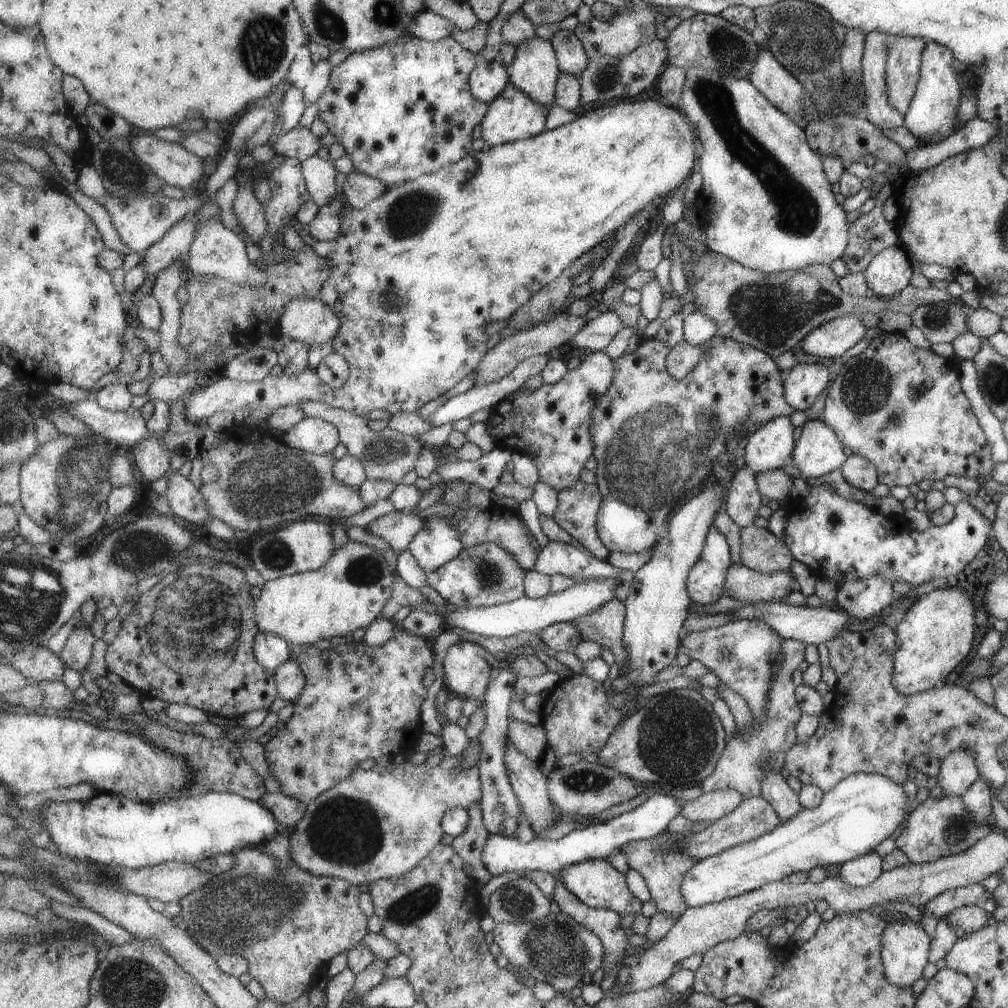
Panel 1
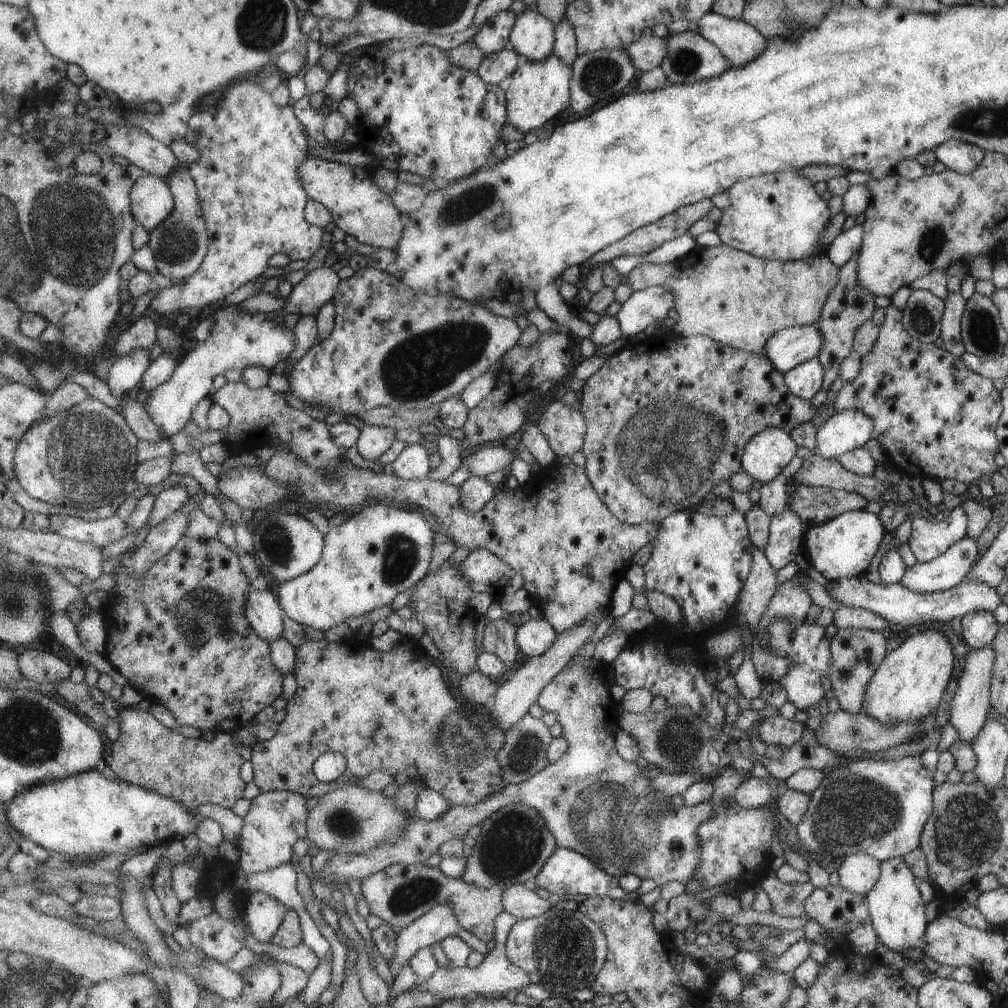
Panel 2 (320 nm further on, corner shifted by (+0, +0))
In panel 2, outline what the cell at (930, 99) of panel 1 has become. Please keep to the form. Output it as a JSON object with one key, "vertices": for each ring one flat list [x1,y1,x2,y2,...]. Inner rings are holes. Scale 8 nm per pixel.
{"vertices":[[955,139,943,141,933,152,945,169,961,174,969,174,985,156,982,148]]}

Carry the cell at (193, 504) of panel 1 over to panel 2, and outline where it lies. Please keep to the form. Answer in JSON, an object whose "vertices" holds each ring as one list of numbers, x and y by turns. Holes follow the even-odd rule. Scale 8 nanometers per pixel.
{"vertices":[[128,396,121,398,119,409,140,440,158,441,163,439,158,423,150,417,146,405,139,403,137,398,129,399]]}

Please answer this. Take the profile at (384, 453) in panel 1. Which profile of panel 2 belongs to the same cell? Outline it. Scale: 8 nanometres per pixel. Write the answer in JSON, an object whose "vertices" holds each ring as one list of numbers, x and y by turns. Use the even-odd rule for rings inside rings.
{"vertices":[[482,446,477,450,466,453,462,465,466,465,473,477,491,474,497,470,509,470,511,462,517,458,520,448,507,448,507,446]]}

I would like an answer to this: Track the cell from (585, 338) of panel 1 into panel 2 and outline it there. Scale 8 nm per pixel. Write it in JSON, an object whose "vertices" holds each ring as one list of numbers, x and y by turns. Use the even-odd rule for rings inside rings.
{"vertices":[[655,285,633,292,617,314,623,342,632,342,635,334,667,318,673,307,676,308,676,294,670,286]]}

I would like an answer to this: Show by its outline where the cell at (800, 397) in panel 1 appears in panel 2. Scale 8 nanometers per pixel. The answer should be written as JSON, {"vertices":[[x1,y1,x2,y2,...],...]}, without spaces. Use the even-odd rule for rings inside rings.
{"vertices":[[813,358,784,372,782,375,784,376,785,389,796,397,809,401,821,388,821,376,824,375,821,365,820,361]]}

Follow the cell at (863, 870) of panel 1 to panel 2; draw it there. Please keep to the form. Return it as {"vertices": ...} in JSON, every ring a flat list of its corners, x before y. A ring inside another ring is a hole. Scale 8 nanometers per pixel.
{"vertices":[[855,853,846,856,836,871,841,888,865,896,877,880,880,862,872,856]]}

